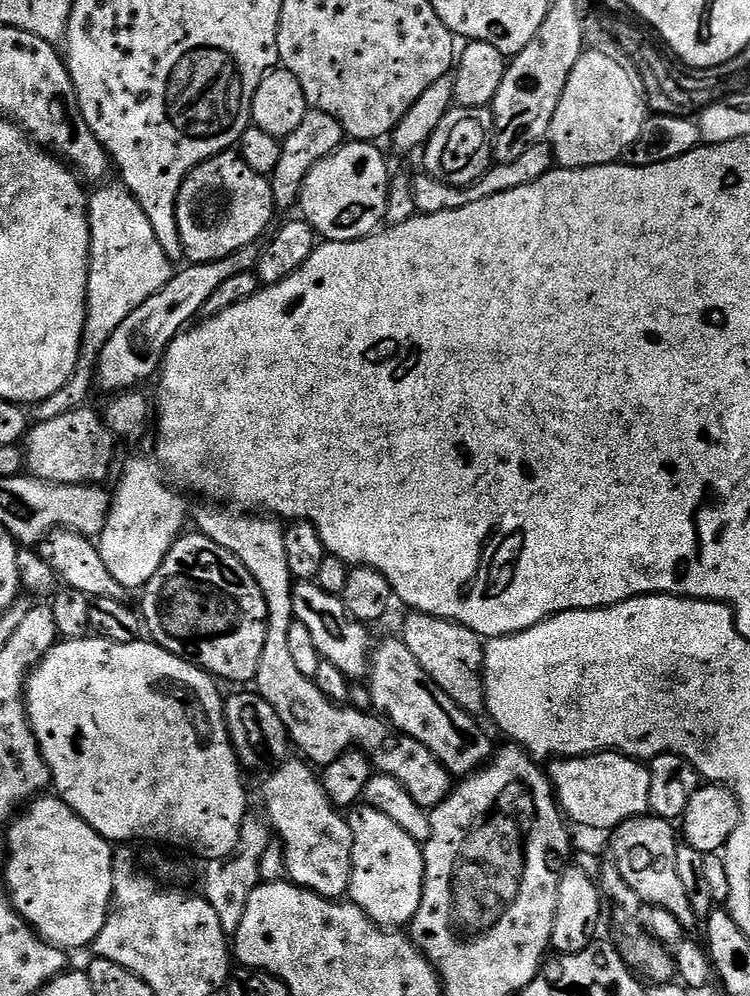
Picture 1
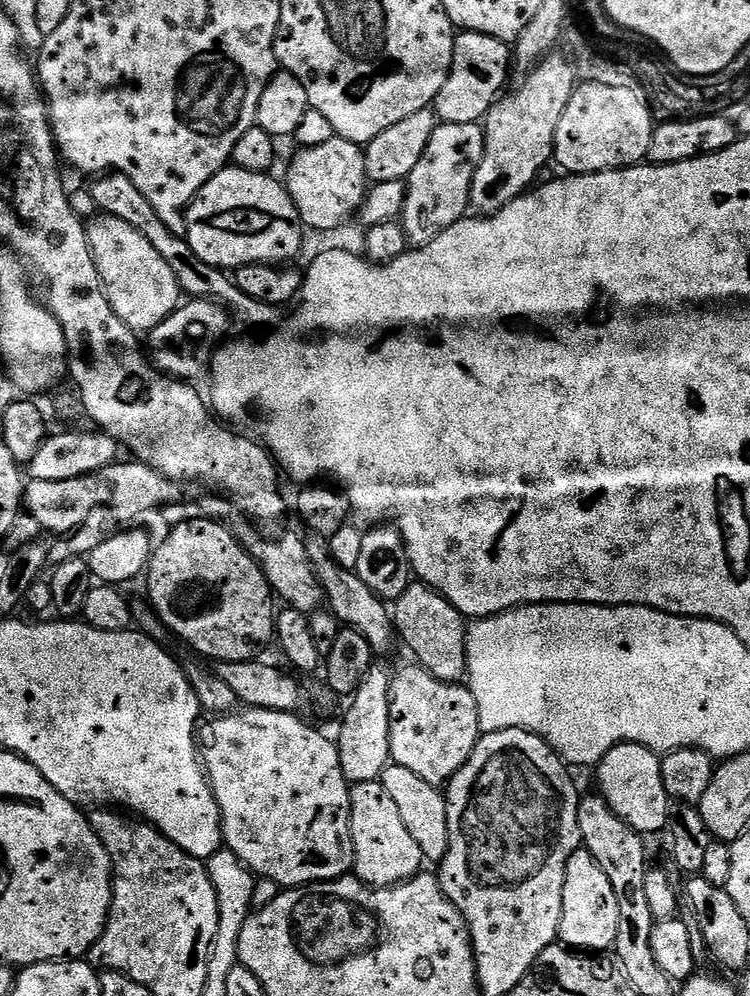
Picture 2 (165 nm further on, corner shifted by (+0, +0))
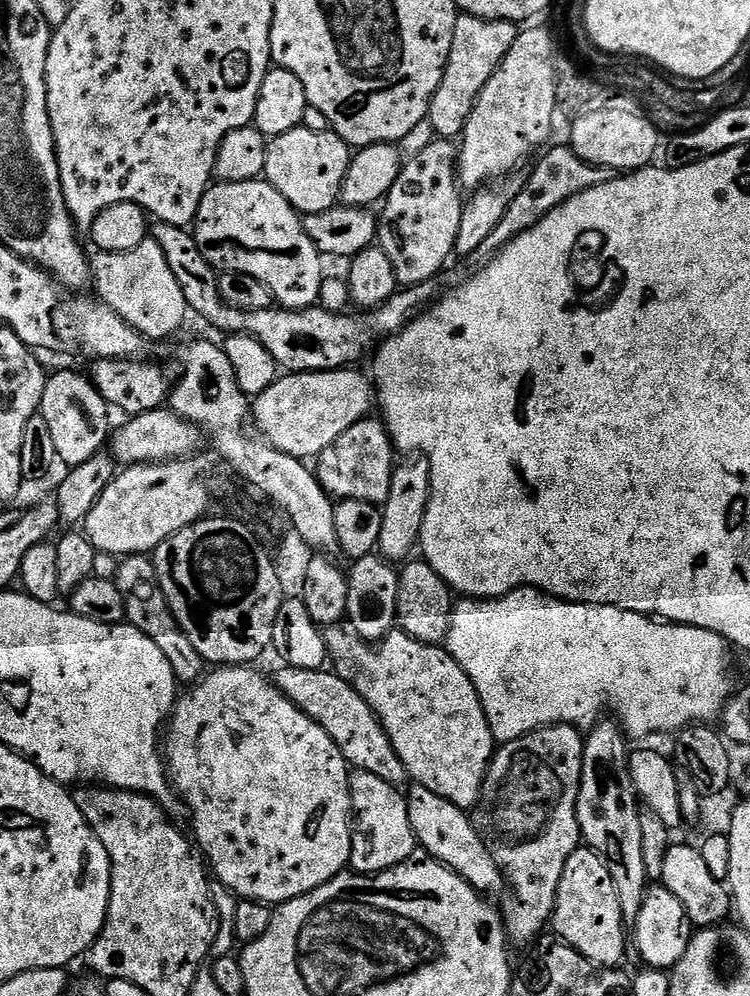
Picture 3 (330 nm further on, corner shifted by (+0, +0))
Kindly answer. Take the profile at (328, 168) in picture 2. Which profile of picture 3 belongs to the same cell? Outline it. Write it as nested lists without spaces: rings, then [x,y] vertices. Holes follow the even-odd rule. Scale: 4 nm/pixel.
[[[301,126],[269,139],[263,179],[272,184],[274,190],[278,190],[278,194],[282,194],[282,198],[286,198],[286,202],[290,202],[290,206],[294,206],[301,214],[330,210],[337,207],[340,187],[346,178],[346,170],[350,166],[353,155],[353,149],[336,132],[331,130],[319,132]]]

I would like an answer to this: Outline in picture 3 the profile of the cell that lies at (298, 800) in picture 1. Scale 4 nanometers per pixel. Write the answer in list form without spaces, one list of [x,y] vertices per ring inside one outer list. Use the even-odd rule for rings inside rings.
[[[220,666],[209,671],[191,690],[177,699],[170,713],[170,727],[166,732],[166,743],[162,752],[171,783],[183,801],[192,811],[192,832],[195,843],[210,869],[211,875],[224,884],[240,900],[259,900],[262,904],[279,906],[288,900],[298,898],[326,882],[330,882],[349,867],[352,859],[352,789],[350,787],[350,765],[334,739],[318,724],[311,720],[298,706],[279,691],[271,679],[248,668],[252,666]]]

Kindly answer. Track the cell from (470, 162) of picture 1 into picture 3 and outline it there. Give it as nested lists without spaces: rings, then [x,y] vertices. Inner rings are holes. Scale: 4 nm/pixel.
[[[437,138],[426,150],[409,155],[403,161],[394,186],[390,186],[378,212],[378,247],[390,258],[394,266],[397,285],[412,288],[415,284],[424,284],[436,280],[443,270],[444,263],[453,259],[458,242],[458,225],[462,222],[465,197],[458,179],[458,148],[451,139]]]

